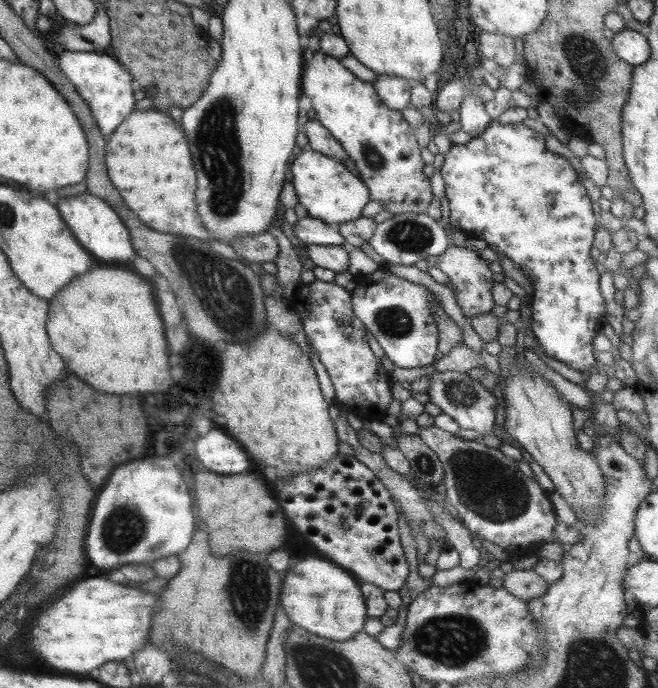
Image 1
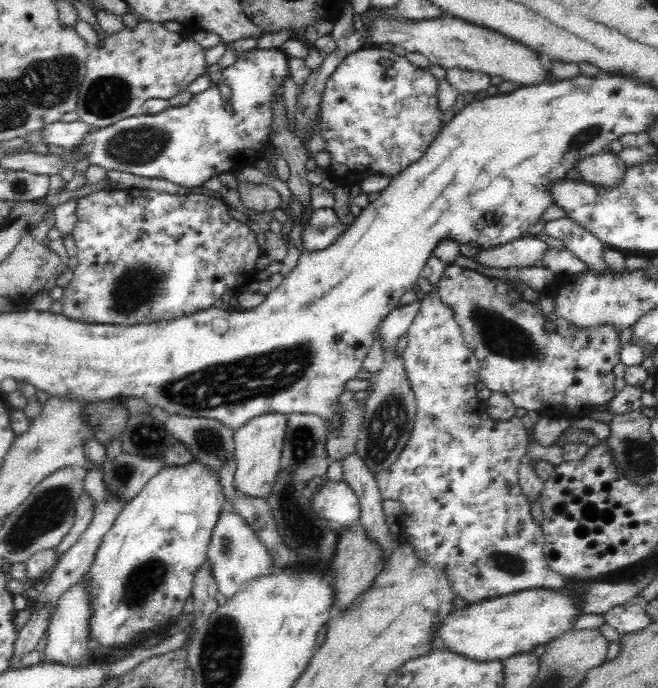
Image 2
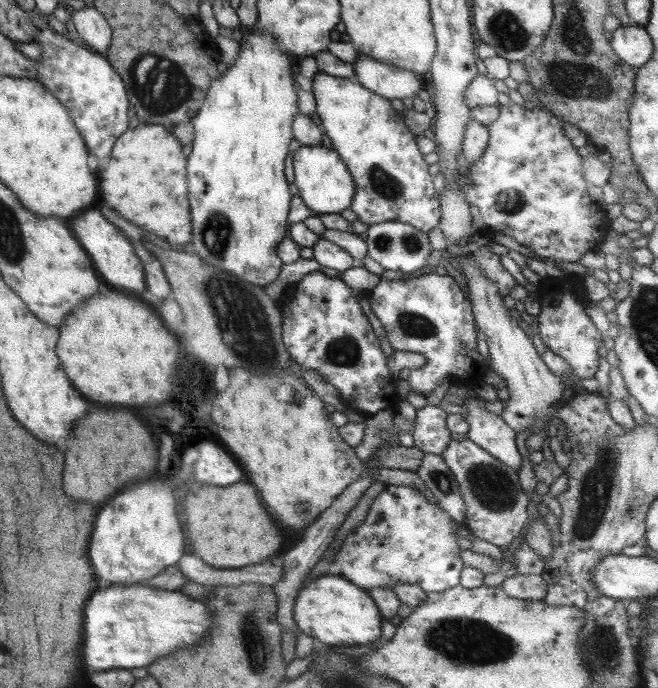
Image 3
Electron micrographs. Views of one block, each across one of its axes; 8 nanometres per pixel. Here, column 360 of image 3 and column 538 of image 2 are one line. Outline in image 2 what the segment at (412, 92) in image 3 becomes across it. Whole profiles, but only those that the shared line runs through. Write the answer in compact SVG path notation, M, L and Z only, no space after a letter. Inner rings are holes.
M443 16L420 22L399 22L398 20L378 20L370 28L370 38L379 46L391 42L406 52L419 52L426 56L431 65L438 65L444 70L454 67L462 70L476 71L488 75L488 78L499 76L520 87L539 85L552 81L549 74L550 64L543 60L536 51L508 39L502 34L473 26L460 18Z

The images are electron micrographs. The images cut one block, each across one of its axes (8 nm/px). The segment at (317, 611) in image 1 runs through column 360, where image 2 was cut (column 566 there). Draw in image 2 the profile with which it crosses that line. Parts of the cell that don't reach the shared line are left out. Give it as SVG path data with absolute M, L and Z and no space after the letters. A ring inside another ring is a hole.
M528 589L519 593L512 593L506 597L491 598L479 603L469 603L464 608L452 611L444 618L444 622L438 626L438 630L432 634L432 650L448 650L459 654L464 658L472 659L476 662L492 662L534 650L536 646L551 642L558 634L568 631L572 620L580 614L580 609L576 607L576 597L570 595L568 591L558 591L552 589Z

